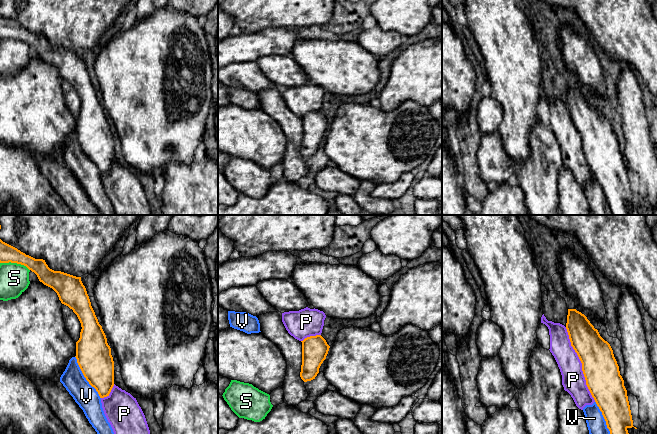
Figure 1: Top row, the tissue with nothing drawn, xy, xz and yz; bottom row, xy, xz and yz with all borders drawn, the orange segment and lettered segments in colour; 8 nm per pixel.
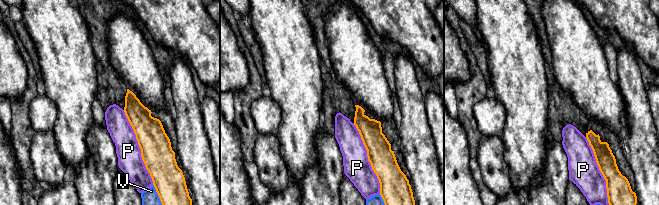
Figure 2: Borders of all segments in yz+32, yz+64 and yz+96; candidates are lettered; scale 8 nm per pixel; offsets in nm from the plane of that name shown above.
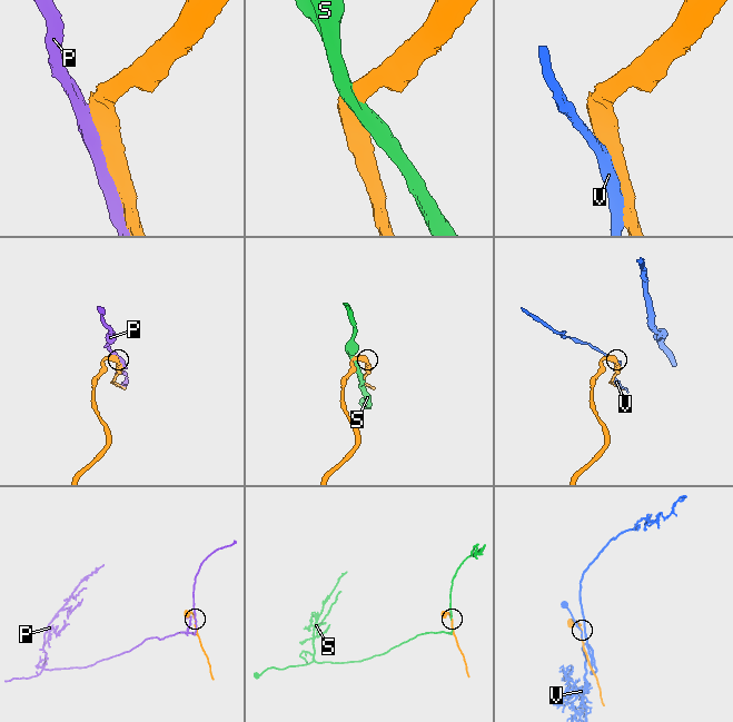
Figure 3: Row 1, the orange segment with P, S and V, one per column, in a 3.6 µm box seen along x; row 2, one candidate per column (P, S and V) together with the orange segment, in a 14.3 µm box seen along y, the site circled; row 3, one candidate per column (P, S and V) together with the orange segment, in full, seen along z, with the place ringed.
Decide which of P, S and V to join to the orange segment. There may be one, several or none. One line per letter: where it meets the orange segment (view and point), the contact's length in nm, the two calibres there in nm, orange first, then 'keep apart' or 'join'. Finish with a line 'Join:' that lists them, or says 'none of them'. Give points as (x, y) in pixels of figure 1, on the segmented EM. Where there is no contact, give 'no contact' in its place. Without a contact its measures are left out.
P: meets orange in yz at (582, 364); contact 650 nm long; 280 nm thick on the orange side, 190 nm on the other; keep apart
S: meets orange in xy at (15, 262); contact 240 nm long; 140 nm thick on the orange side, 240 nm on the other; keep apart
V: meets orange in xy at (84, 376); contact 400 nm long; 280 nm thick on the orange side, 190 nm on the other; keep apart
Join: none of them

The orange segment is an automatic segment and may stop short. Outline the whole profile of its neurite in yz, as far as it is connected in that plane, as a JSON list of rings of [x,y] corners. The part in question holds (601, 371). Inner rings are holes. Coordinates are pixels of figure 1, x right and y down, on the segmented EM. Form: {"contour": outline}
{"contour": [[[568,309],[566,329],[610,434],[629,434],[627,429],[634,426],[627,390],[610,344],[576,309]]]}

